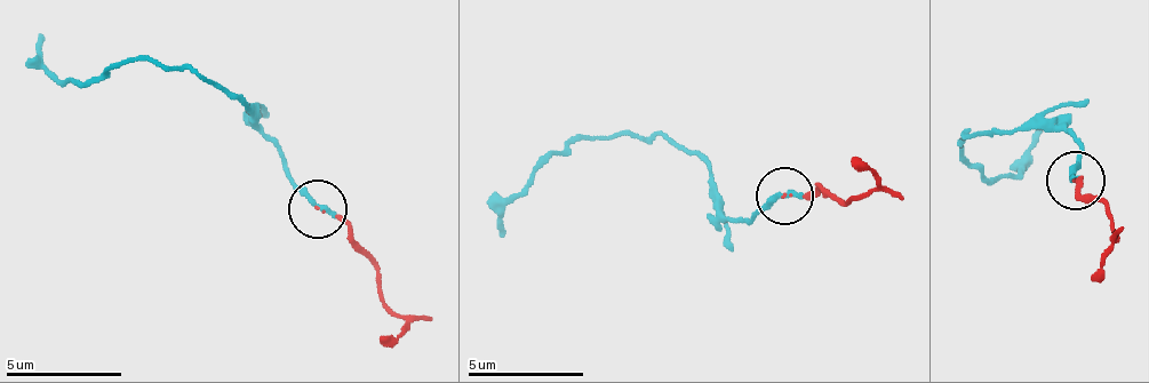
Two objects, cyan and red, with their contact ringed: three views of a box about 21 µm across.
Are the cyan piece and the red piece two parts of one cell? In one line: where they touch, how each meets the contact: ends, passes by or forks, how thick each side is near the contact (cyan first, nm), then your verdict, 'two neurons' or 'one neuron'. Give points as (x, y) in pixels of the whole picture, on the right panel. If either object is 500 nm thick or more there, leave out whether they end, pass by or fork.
at (1075, 181); cyan ends there; red ends there; 240 nm thick on the cyan side, 40 nm on the other; one neuron

